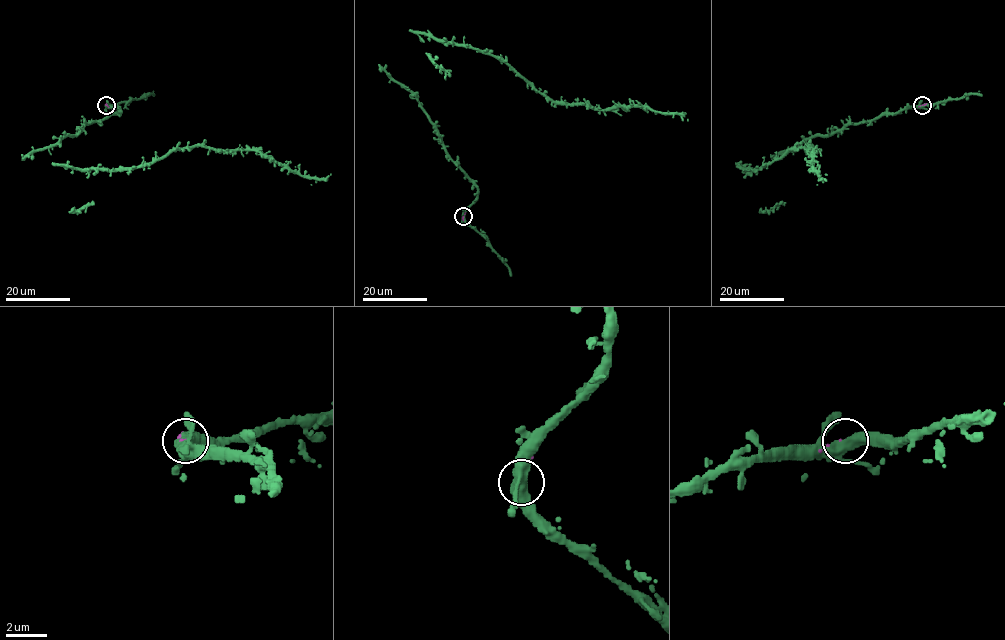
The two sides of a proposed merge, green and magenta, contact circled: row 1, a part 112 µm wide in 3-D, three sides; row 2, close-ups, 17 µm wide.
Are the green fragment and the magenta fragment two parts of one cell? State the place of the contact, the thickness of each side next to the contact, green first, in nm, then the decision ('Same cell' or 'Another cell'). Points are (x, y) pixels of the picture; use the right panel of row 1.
Place: (922, 105). Thickness 400 nm (green) against 140 nm. Another cell

